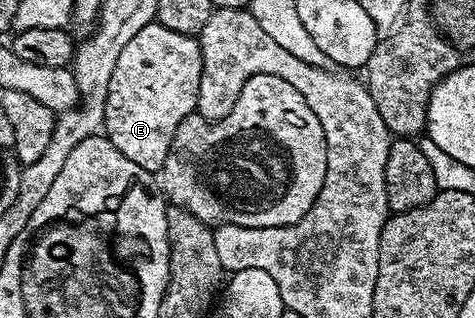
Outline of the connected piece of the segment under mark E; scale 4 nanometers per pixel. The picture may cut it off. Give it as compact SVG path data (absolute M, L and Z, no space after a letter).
M154 20L141 29L123 48L119 61L115 64L115 72L111 72L111 88L107 88L107 104L105 105L104 133L111 144L127 156L139 168L157 172L164 167L173 149L173 137L179 124L194 113L197 108L199 84L201 83L201 43L194 35L183 32L171 32L171 28Z

